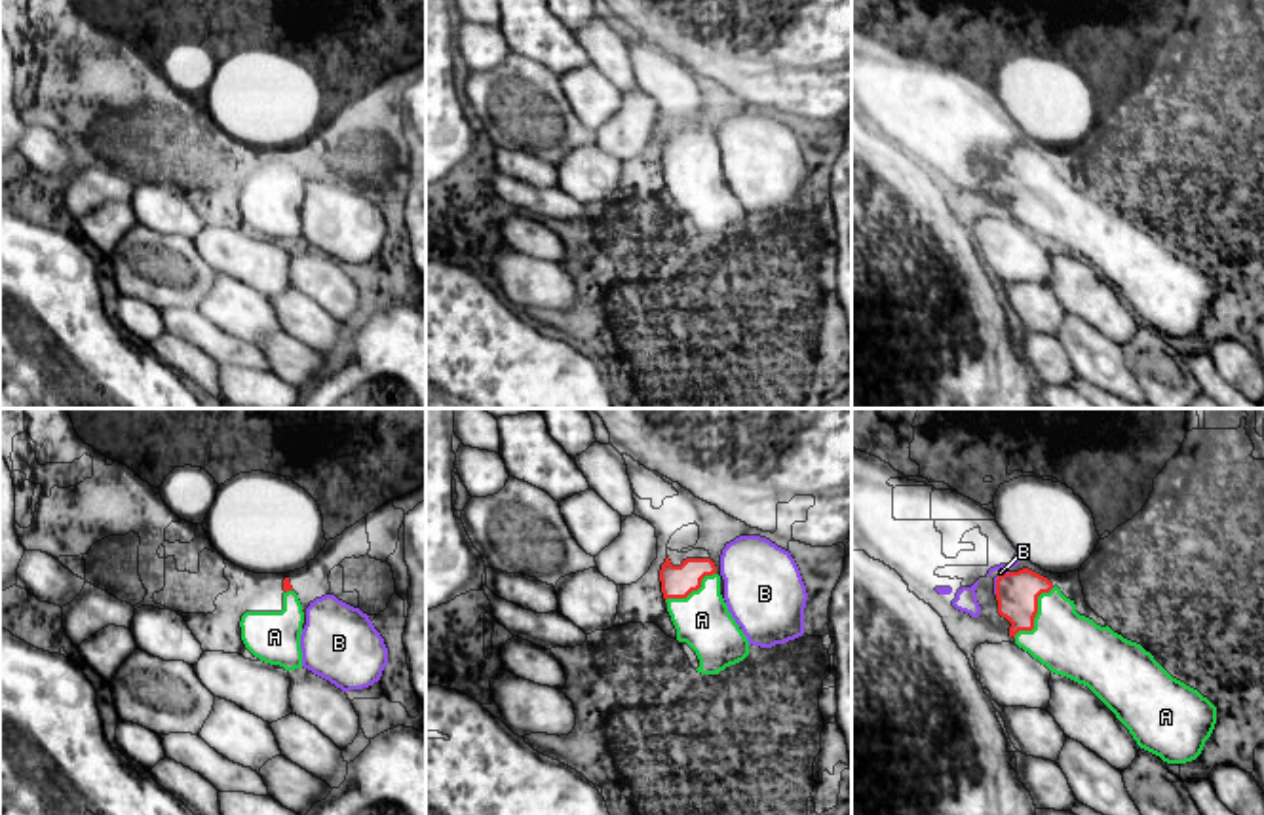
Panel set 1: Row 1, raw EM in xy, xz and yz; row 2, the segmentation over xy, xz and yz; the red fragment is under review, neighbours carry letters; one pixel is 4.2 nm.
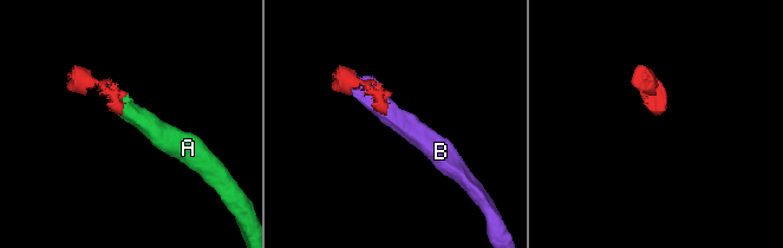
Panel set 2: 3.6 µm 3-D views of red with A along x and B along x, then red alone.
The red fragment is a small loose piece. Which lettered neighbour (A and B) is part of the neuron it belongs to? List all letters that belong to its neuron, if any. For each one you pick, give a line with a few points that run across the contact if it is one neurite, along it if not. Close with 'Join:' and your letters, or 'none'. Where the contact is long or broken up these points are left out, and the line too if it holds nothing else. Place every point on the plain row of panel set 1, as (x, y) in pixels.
A: line yz (1017, 168), (1036, 187), (1069, 219)
Join: A

